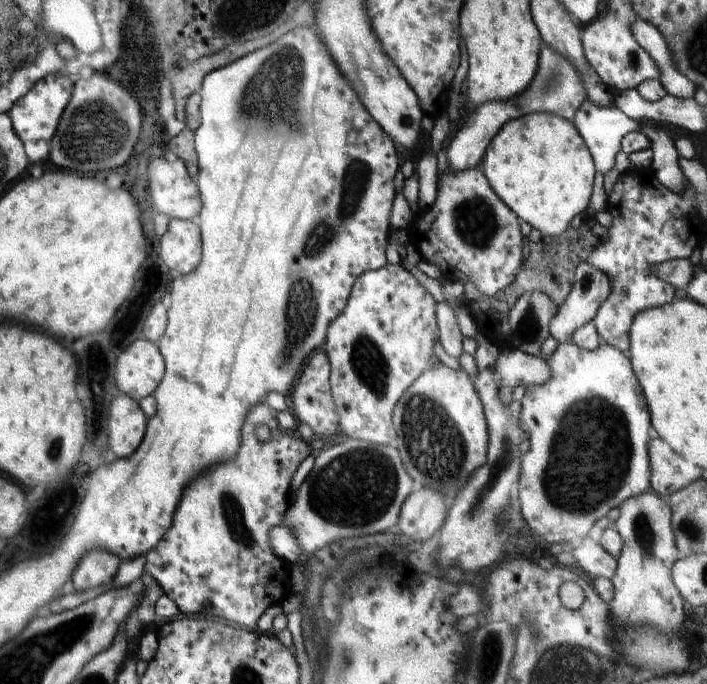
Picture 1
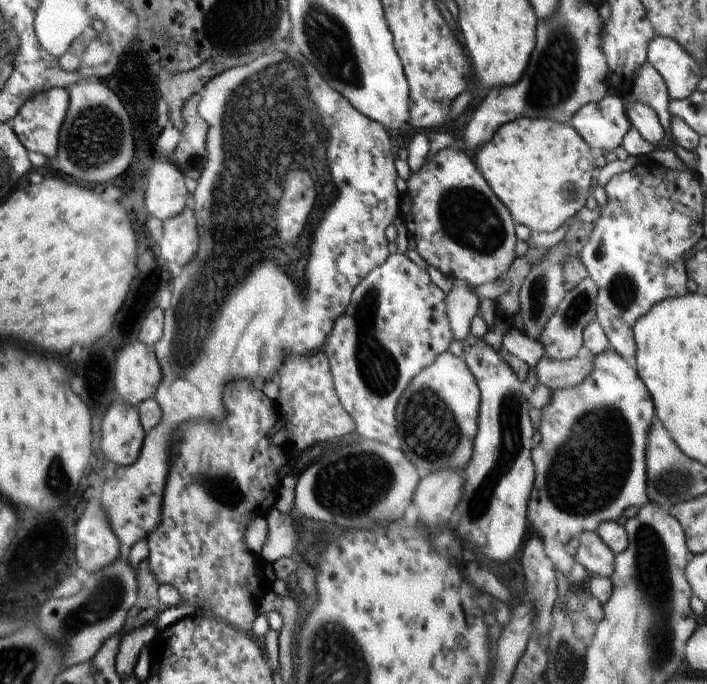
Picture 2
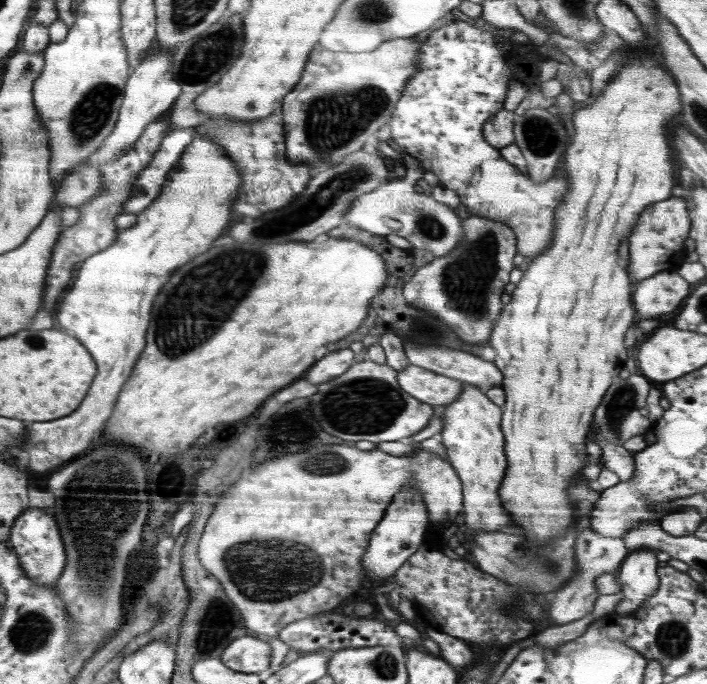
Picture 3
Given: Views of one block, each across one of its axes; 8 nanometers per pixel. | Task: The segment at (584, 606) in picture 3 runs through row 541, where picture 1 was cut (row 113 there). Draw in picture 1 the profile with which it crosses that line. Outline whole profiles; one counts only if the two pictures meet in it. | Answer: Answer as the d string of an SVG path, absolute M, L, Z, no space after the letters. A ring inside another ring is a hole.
M586 100L576 112L574 127L578 130L592 156L595 170L605 175L615 168L615 159L618 152L621 151L622 138L627 133L640 131L643 124L626 117L614 104L612 107L603 108L590 104Z

